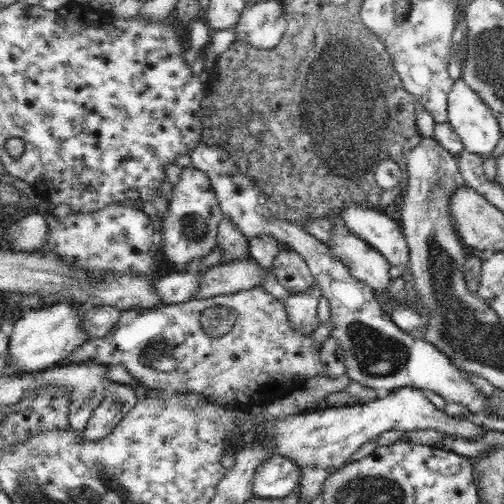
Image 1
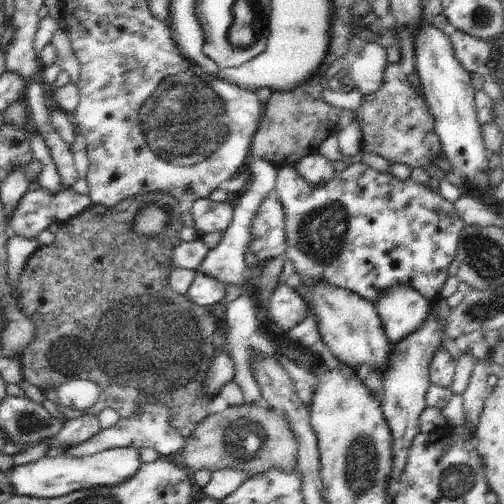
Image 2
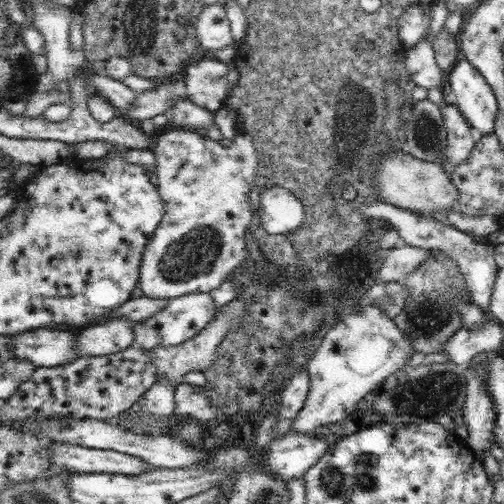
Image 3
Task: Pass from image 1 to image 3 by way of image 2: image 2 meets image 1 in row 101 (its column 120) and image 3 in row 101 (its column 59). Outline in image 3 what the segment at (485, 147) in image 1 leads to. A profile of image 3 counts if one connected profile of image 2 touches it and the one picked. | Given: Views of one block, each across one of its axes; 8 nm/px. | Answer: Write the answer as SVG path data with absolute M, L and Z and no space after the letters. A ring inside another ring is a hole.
M460 58L450 72L452 92L456 94L456 106L466 116L468 124L488 136L494 132L498 118L498 100L486 80L476 72L476 68Z

